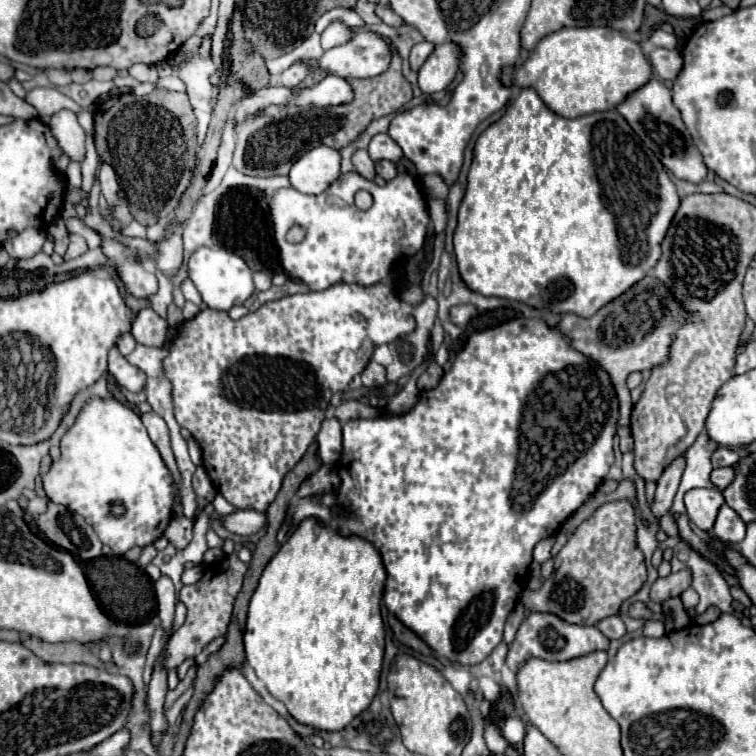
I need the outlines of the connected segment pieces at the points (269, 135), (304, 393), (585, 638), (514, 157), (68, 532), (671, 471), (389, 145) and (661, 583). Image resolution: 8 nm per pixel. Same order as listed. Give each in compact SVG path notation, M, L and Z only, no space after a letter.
M393 52L391 66L385 74L375 76L373 80L349 80L349 84L353 84L355 90L353 104L317 108L313 112L305 112L303 108L265 108L265 112L259 112L245 124L239 124L235 128L237 148L233 166L249 176L285 176L293 162L311 148L323 144L341 150L343 146L353 142L369 126L371 120L401 110L413 98L411 84L401 74L401 58L397 52Z
M391 282L375 286L335 284L323 292L283 296L239 320L213 308L185 320L167 344L169 354L163 360L163 372L173 384L175 418L197 440L203 466L217 492L237 509L265 512L275 500L285 474L315 440L325 414L323 408L327 408L333 392L345 390L365 368L375 342L393 342L413 328L413 316L399 312L399 298Z
M531 612L523 620L523 624L519 626L515 640L509 644L507 666L515 672L529 656L551 660L551 662L561 662L561 660L571 660L571 658L577 658L577 656L585 656L585 654L595 652L595 650L607 650L607 646L609 646L609 640L595 626L569 624L555 614Z
M525 88L519 92L517 100L509 104L503 118L499 118L495 124L491 124L475 142L473 150L473 162L467 174L467 190L463 196L463 202L459 206L457 214L457 228L453 234L453 248L457 258L459 276L465 282L465 286L473 292L479 292L483 296L497 296L505 300L517 300L537 310L547 310L553 314L577 314L581 318L593 316L599 308L627 292L633 284L643 280L657 260L661 258L661 242L665 238L665 232L679 208L679 196L677 188L667 176L663 164L655 158L655 154L641 144L637 134L617 116L615 110L611 112L593 112L579 118L563 118L551 112L539 94L533 88Z
M47 502L47 510L37 518L39 530L57 546L65 548L81 560L91 560L101 556L101 542L95 530L67 506Z
M677 458L669 468L665 468L663 476L657 482L657 490L655 490L655 498L651 502L651 512L657 520L661 520L665 514L669 514L671 504L673 504L673 496L677 492L681 474L685 468L685 458Z
M375 134L369 142L369 148L367 148L369 156L373 160L391 160L391 162L397 162L403 158L403 152L399 150L399 146L387 136L387 134Z
M681 570L677 574L669 574L667 578L657 578L651 586L651 600L663 604L665 600L679 596L689 586L691 586L691 574L687 570Z

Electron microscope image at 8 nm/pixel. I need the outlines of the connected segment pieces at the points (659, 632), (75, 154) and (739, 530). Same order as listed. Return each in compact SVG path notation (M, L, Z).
M647 620L643 626L643 634L653 636L653 638L661 638L665 634L665 626L659 620Z
M59 110L51 116L49 128L57 138L63 154L67 154L71 160L81 162L85 156L85 132L77 122L77 114L71 110Z
M723 504L719 508L719 516L715 520L713 534L727 544L739 544L745 538L745 522L737 516L733 508Z

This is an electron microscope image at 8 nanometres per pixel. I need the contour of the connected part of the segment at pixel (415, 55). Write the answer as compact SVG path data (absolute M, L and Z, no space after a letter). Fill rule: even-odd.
M421 42L421 44L415 44L413 46L413 50L411 50L411 70L413 72L417 72L421 66L423 66L423 62L427 60L427 56L433 52L433 44L431 42Z

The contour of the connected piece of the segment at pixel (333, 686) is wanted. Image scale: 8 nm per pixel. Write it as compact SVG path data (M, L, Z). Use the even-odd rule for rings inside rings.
M313 518L301 522L297 530L291 534L289 542L285 542L279 552L273 556L273 560L265 566L265 572L259 580L259 586L251 598L249 604L249 614L247 614L247 626L243 634L243 644L245 644L245 662L255 670L257 678L265 684L269 694L275 700L281 700L289 714L299 722L307 724L319 732L333 732L333 730L343 730L355 716L359 716L365 708L369 708L377 688L379 688L379 674L381 674L381 664L383 664L383 650L385 650L385 630L383 630L383 620L381 620L381 592L385 584L385 568L381 562L379 552L375 546L363 538L351 536L343 538L337 534L335 528L321 526Z

